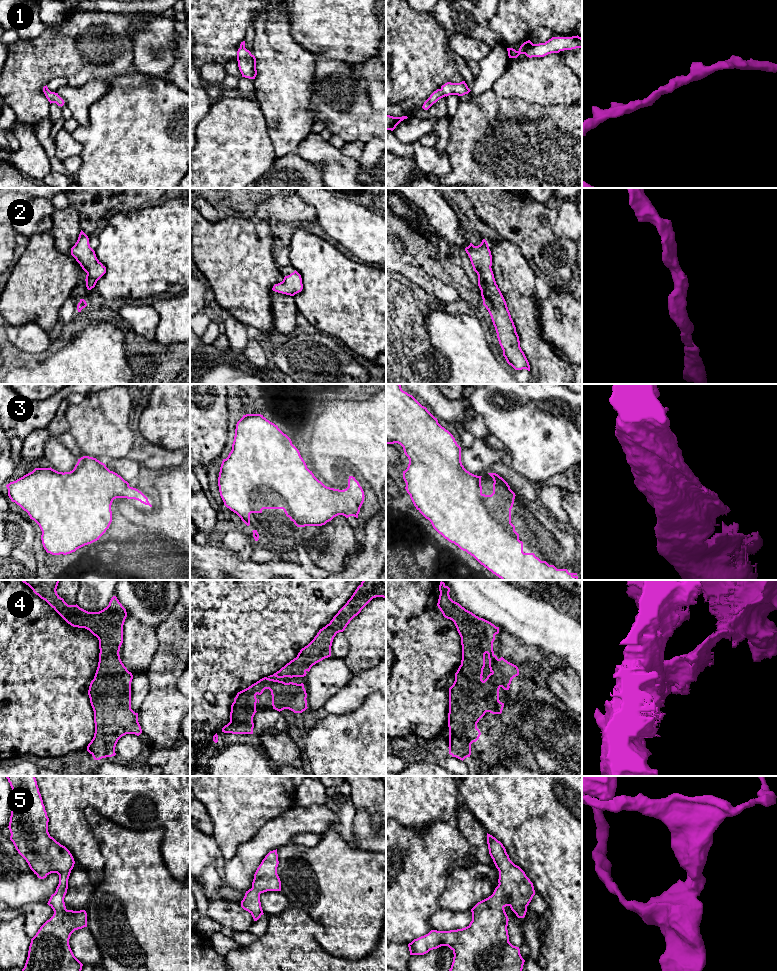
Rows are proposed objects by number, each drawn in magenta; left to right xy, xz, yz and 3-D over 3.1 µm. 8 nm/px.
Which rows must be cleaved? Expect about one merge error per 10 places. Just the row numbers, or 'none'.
none

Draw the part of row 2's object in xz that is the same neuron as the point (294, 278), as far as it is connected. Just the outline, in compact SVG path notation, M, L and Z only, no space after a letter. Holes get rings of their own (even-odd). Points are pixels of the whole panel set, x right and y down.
M295 270L288 276L285 276L283 281L275 284L272 288L273 291L294 296L301 292L303 289L301 275Z

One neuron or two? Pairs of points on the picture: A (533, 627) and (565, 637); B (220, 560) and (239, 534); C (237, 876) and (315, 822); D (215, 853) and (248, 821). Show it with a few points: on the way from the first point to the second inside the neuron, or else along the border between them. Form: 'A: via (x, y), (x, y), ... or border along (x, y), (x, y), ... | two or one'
A: via (541, 627), (546, 627), (557, 633) | one
B: border along (221, 545), (239, 558), (249, 560) | two
C: via (253, 855), (275, 833), (294, 822) | one
D: border along (212, 836), (219, 848), (221, 858) | two

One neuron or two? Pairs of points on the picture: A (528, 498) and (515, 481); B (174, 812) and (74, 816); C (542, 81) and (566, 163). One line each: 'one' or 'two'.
A: one
B: one
C: two

